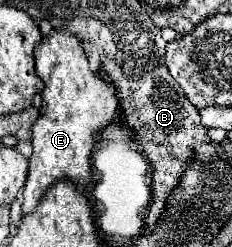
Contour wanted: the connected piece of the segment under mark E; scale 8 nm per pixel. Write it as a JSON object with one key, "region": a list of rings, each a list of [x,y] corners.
{"region":[[[54,29],[34,49],[36,73],[44,81],[40,117],[32,125],[34,153],[28,159],[28,179],[24,185],[22,213],[32,211],[42,193],[60,179],[70,179],[76,185],[90,183],[90,155],[98,139],[98,131],[114,121],[118,97],[112,83],[90,71],[80,39],[64,29]]]}

